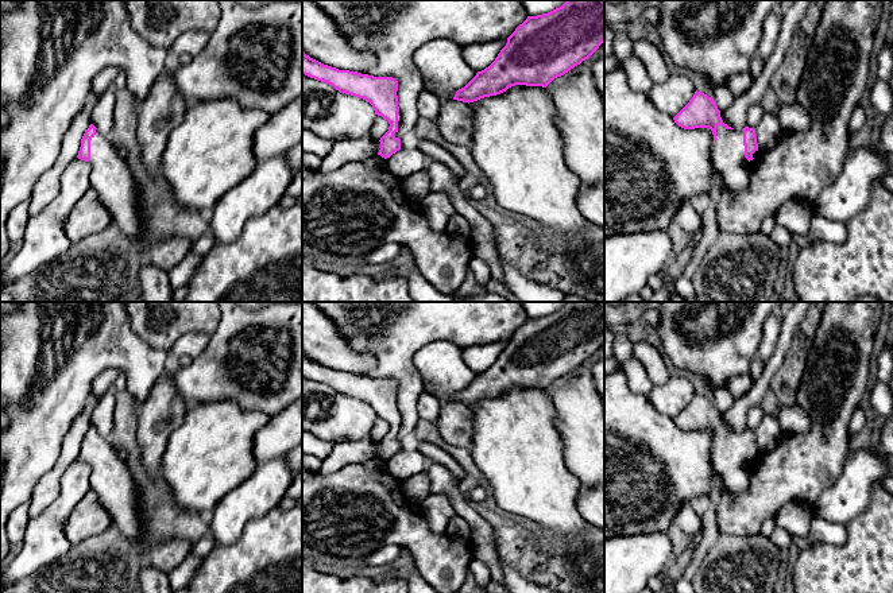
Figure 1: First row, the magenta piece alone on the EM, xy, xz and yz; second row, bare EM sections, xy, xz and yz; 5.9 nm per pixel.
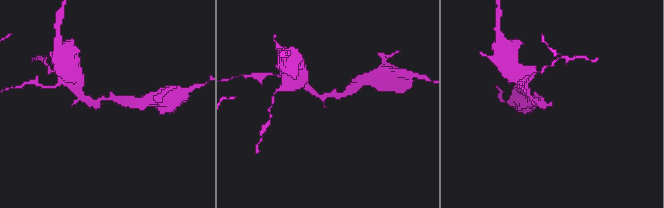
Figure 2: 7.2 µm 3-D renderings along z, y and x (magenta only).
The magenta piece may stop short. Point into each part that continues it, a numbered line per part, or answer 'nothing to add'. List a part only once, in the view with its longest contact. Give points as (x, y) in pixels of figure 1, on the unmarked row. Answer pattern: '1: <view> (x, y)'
1: xy (112, 481)

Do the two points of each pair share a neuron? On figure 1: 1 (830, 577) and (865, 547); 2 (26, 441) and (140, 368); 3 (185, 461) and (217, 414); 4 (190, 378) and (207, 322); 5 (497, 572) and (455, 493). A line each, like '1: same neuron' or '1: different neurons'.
1: same neuron
2: same neuron
3: same neuron
4: different neurons
5: same neuron

